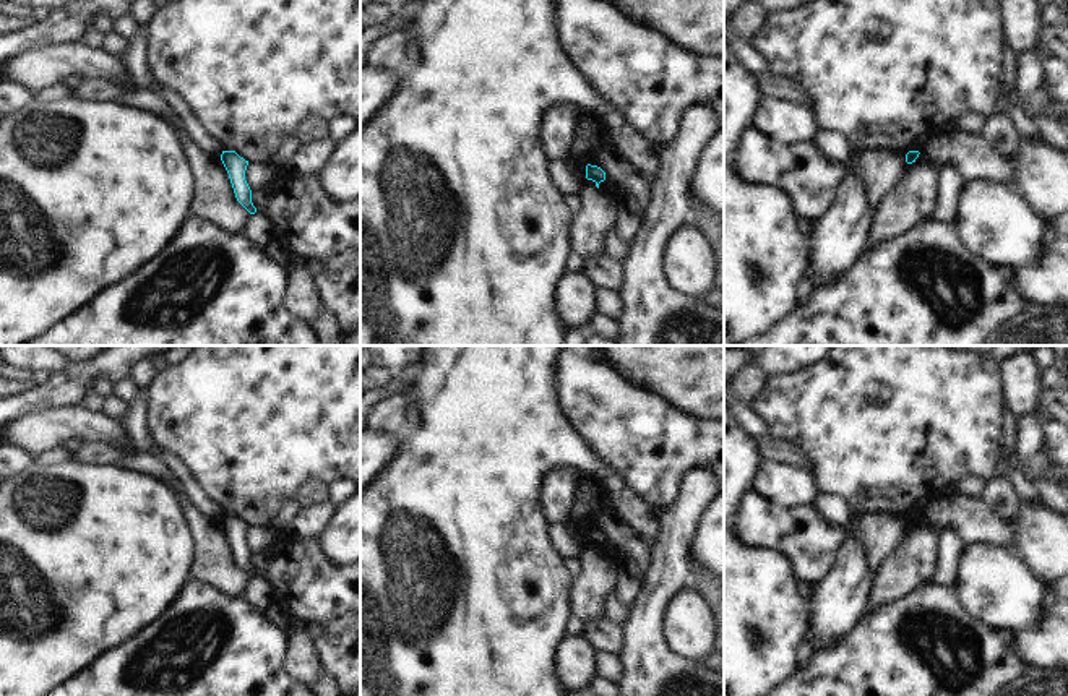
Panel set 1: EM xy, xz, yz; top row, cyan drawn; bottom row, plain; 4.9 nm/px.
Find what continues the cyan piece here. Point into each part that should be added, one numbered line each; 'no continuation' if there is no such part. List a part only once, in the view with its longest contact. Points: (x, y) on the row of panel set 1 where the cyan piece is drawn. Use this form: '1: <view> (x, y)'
no continuation

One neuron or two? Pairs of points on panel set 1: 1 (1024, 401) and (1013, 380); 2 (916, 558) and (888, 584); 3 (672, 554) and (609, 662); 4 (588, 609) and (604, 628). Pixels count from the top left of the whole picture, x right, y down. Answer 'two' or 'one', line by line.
1: one
2: one
3: two
4: two

